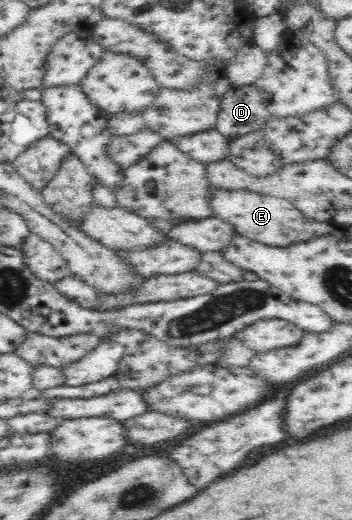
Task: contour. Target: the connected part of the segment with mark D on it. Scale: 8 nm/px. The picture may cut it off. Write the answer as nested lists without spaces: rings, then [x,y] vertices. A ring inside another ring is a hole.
[[[246,84],[238,87],[230,86],[227,92],[221,97],[215,130],[224,136],[235,139],[248,133],[261,131],[268,118],[269,111],[261,102],[254,84]]]

